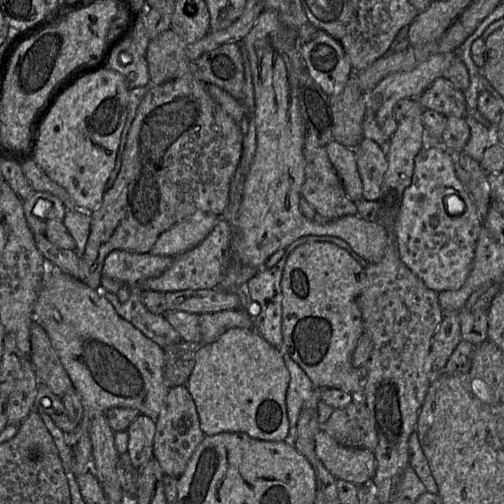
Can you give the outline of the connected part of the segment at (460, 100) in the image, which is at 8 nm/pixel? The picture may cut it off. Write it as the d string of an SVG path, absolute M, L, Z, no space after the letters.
M446 76L436 78L418 97L425 109L433 109L446 117L466 117L464 91Z

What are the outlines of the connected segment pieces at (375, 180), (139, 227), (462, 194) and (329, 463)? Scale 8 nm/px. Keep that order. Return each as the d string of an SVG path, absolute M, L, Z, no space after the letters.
M363 137L354 150L363 183L362 199L376 201L380 197L388 166L386 147L368 137Z
M193 64L192 70L179 78L160 85L150 85L138 106L136 117L128 133L122 156L122 165L114 185L110 190L105 192L102 203L91 214L91 231L86 250L81 258L79 279L93 289L101 289L100 283L104 261L112 251L123 250L139 254L149 253L163 232L187 217L197 212L211 213L219 217L223 216L229 204L230 184L242 157L243 140L244 134L240 124L211 97L207 90L207 85L194 72Z
M425 144L415 157L412 183L405 189L394 225L402 262L430 289L458 290L467 279L483 226L478 208L457 176L451 152L441 144Z
M324 429L315 435L315 451L336 479L360 486L370 483L374 476L376 459L372 451L344 446Z

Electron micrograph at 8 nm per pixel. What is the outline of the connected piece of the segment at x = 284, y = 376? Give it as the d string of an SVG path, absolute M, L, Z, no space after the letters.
M233 327L215 341L197 348L194 368L186 382L199 415L200 427L205 436L222 432L242 432L265 441L287 441L289 420L286 410L286 393L290 381L281 348L274 347L254 328Z

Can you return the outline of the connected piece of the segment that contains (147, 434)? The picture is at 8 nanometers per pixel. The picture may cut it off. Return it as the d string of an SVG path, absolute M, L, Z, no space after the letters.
M138 415L127 429L129 439L127 456L132 465L140 469L153 457L153 442L156 431L156 419Z

